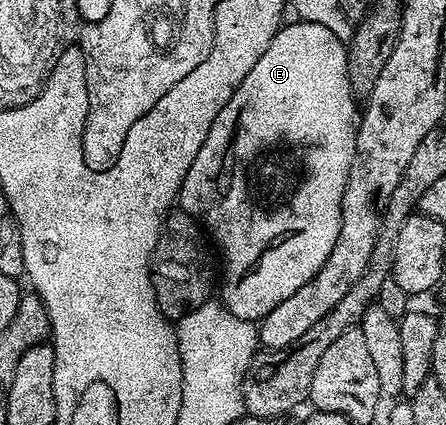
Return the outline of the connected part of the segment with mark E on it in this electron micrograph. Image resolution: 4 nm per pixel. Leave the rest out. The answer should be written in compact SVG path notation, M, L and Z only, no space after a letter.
M301 22L299 24L285 24L281 27L276 37L270 42L270 46L266 46L266 54L262 54L262 58L258 58L258 62L254 62L254 70L250 70L250 74L246 74L246 78L242 78L238 90L234 90L230 102L226 102L226 106L222 106L222 110L218 110L218 118L214 118L214 126L210 126L210 134L206 134L206 142L202 142L202 150L198 150L198 158L194 158L190 171L187 172L186 178L182 182L178 197L178 208L179 211L194 217L207 229L210 236L210 231L212 231L213 238L220 243L220 252L224 255L224 285L221 288L219 285L218 292L219 295L220 292L224 295L222 303L224 307L230 310L230 314L253 322L263 320L266 314L270 314L270 310L274 310L274 306L278 306L278 302L286 302L286 298L290 298L290 294L294 294L294 290L302 290L302 286L306 286L306 282L310 282L310 278L314 278L314 274L318 274L318 270L322 270L326 258L330 258L330 250L334 250L334 242L338 242L338 226L342 214L342 194L346 190L346 178L350 174L350 166L354 162L354 154L356 153L356 130L358 127L358 104L356 108L356 103L358 103L358 100L352 91L348 77L348 50L345 41L334 38L334 34L330 34L330 30L326 30L326 26Z

